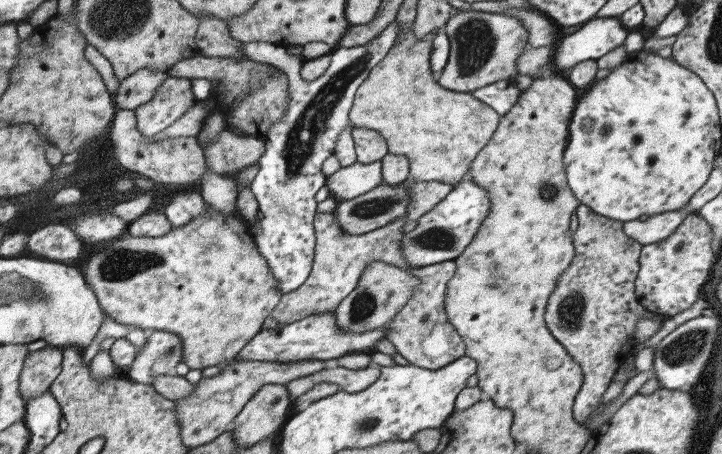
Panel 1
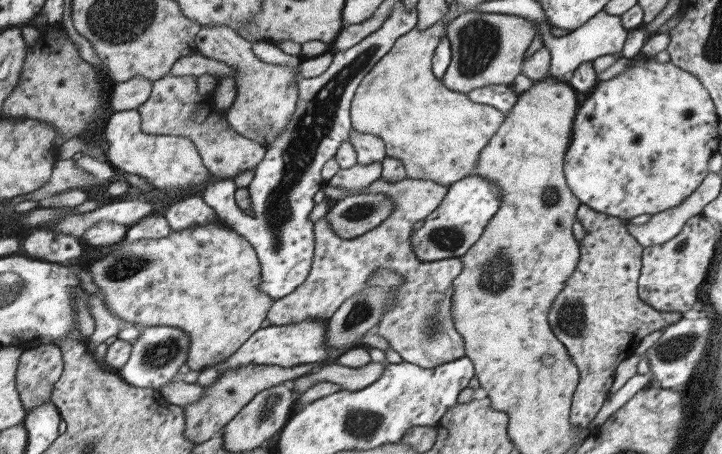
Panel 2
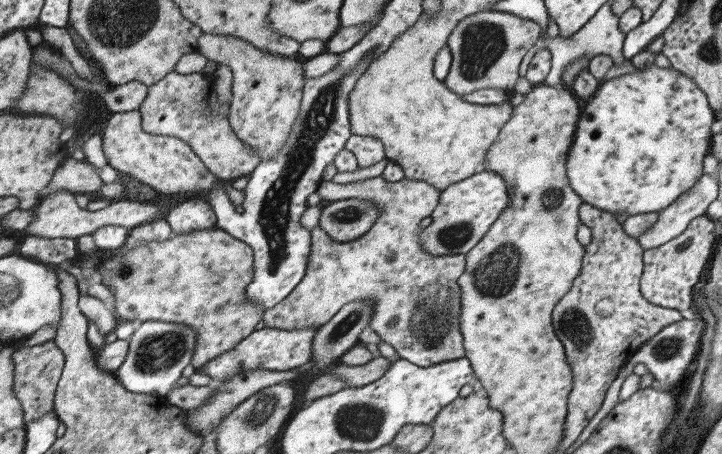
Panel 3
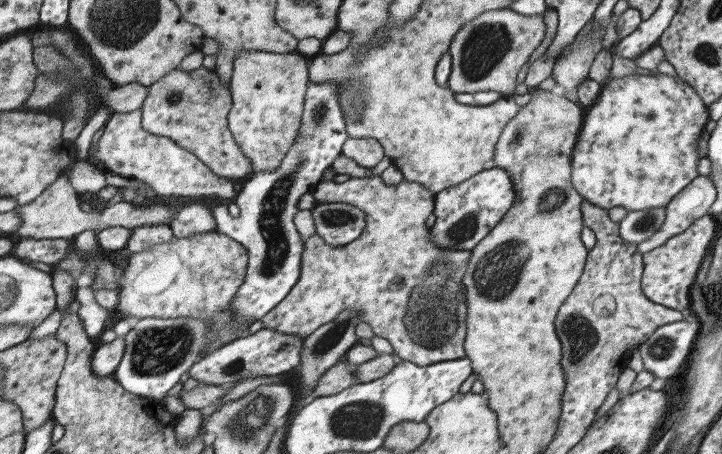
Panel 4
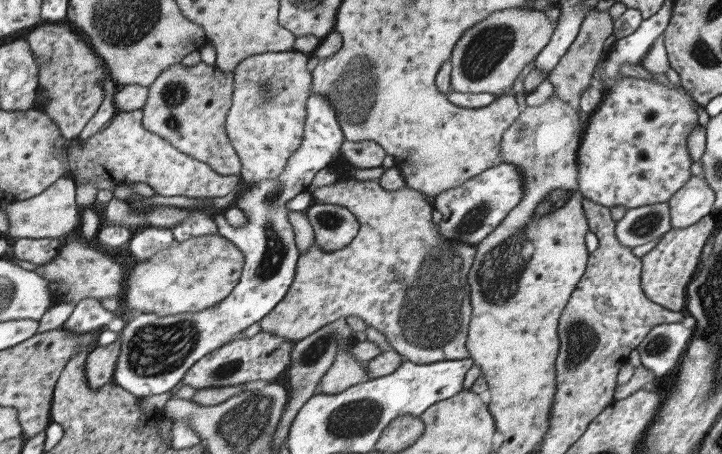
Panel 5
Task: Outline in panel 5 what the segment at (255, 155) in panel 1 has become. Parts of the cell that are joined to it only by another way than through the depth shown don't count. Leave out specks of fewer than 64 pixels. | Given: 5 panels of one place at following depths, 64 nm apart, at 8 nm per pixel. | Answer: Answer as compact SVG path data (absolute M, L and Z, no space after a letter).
M181 62L173 64L171 68L163 70L161 76L157 76L153 80L153 84L149 86L149 96L143 110L143 128L147 128L149 132L161 136L163 140L167 140L173 148L177 148L179 152L199 160L201 164L207 164L213 172L221 174L221 176L239 176L241 174L241 162L239 156L235 152L235 148L231 146L227 132L225 132L225 118L227 112L231 108L231 98L233 98L233 72L225 74L221 72L215 64L207 66L203 62L185 68Z

